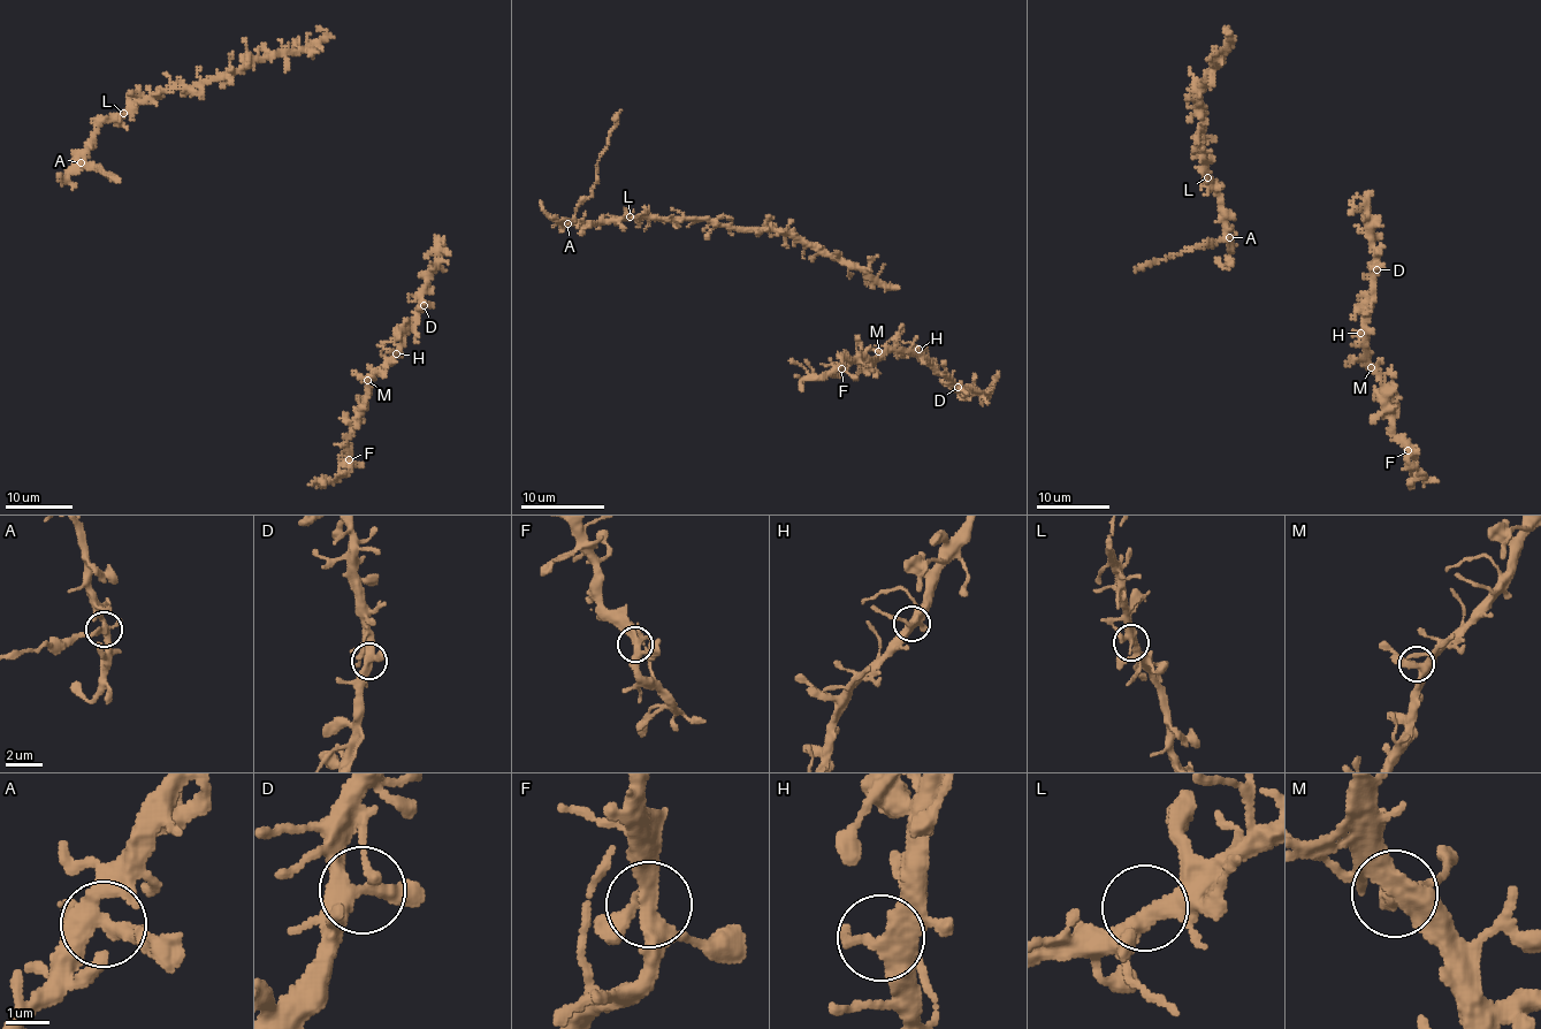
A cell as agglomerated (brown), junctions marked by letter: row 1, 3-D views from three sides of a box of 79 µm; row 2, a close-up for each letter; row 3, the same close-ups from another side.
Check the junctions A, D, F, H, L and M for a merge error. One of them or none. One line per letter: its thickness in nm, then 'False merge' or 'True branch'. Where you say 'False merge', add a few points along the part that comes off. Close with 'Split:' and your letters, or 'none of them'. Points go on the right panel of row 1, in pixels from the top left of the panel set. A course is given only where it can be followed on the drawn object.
A: Thickness 340 nm. False merge. Course of the part to remove: (1229, 238), (1134, 271)
D: Thickness 320 nm. True branch
F: Thickness 320 nm. True branch
H: Thickness 360 nm. True branch
L: Thickness 320 nm. True branch
M: Thickness 360 nm. True branch
Split: A

